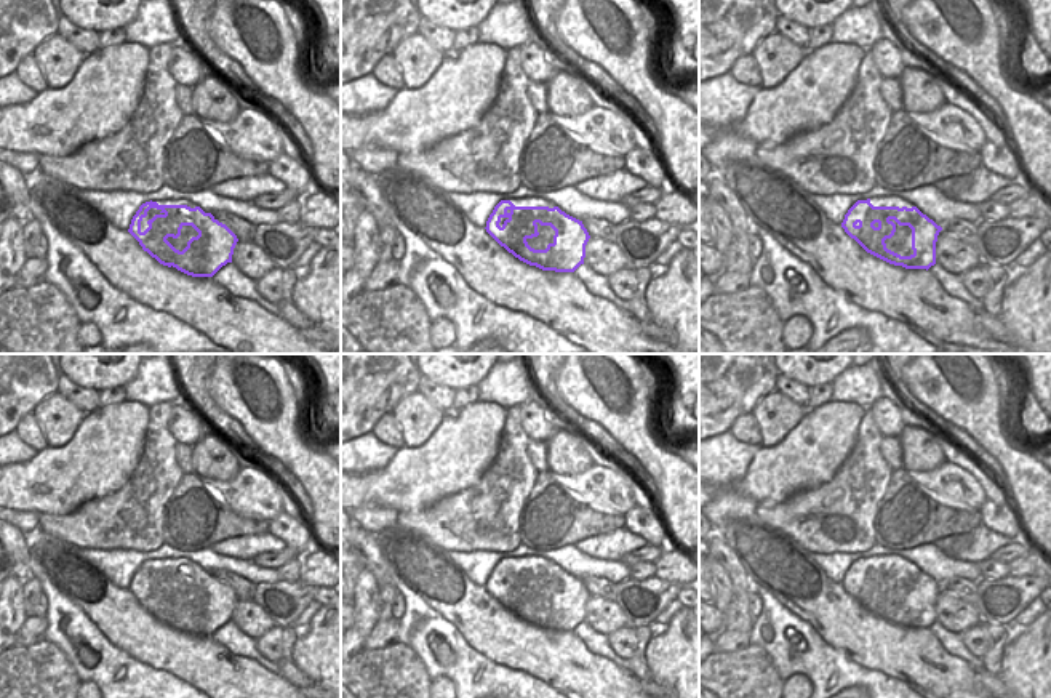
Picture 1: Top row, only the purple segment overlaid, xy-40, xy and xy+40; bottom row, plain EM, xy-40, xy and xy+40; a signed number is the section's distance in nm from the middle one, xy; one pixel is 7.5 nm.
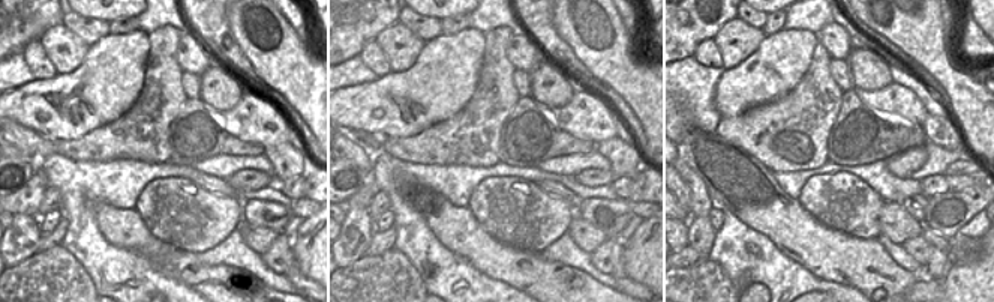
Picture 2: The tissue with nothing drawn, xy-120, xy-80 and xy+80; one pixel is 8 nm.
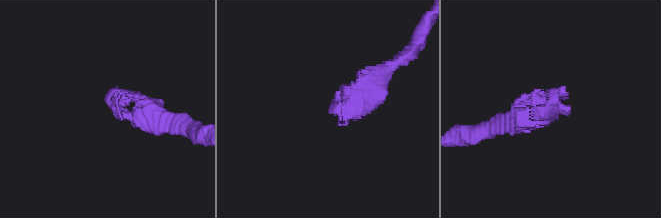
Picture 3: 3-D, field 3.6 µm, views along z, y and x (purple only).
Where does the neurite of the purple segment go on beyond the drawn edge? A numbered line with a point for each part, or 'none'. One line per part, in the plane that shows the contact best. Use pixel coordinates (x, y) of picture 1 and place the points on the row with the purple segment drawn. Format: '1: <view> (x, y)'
none

